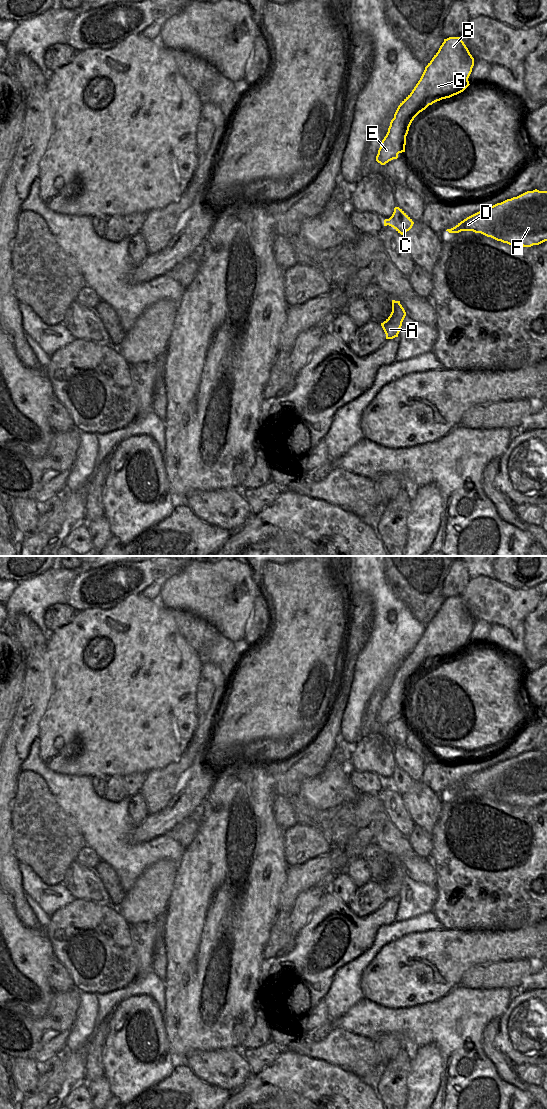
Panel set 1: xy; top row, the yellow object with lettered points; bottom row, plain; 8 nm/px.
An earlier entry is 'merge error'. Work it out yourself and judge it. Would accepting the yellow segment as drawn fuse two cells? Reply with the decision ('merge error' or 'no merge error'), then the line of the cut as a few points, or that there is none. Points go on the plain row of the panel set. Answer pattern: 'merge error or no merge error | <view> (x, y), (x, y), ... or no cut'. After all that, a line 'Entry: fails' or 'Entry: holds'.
no merge error | no cut
Entry: fails

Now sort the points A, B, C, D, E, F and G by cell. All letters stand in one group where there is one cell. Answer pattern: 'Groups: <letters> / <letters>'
Groups: A B C D E F G

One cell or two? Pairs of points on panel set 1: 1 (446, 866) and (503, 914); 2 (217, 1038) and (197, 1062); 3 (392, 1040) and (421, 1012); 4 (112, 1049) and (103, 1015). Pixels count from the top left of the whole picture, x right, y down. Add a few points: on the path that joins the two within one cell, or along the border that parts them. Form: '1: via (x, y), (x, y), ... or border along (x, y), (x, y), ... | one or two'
1: via (460, 876), (479, 895), (484, 895), (489, 900) | one
2: border along (230, 1048), (192, 1050), (185, 1057) | two
3: border along (376, 1039), (381, 1035), (398, 1033), (406, 1045) | two
4: border along (121, 1001), (106, 1019) | two

